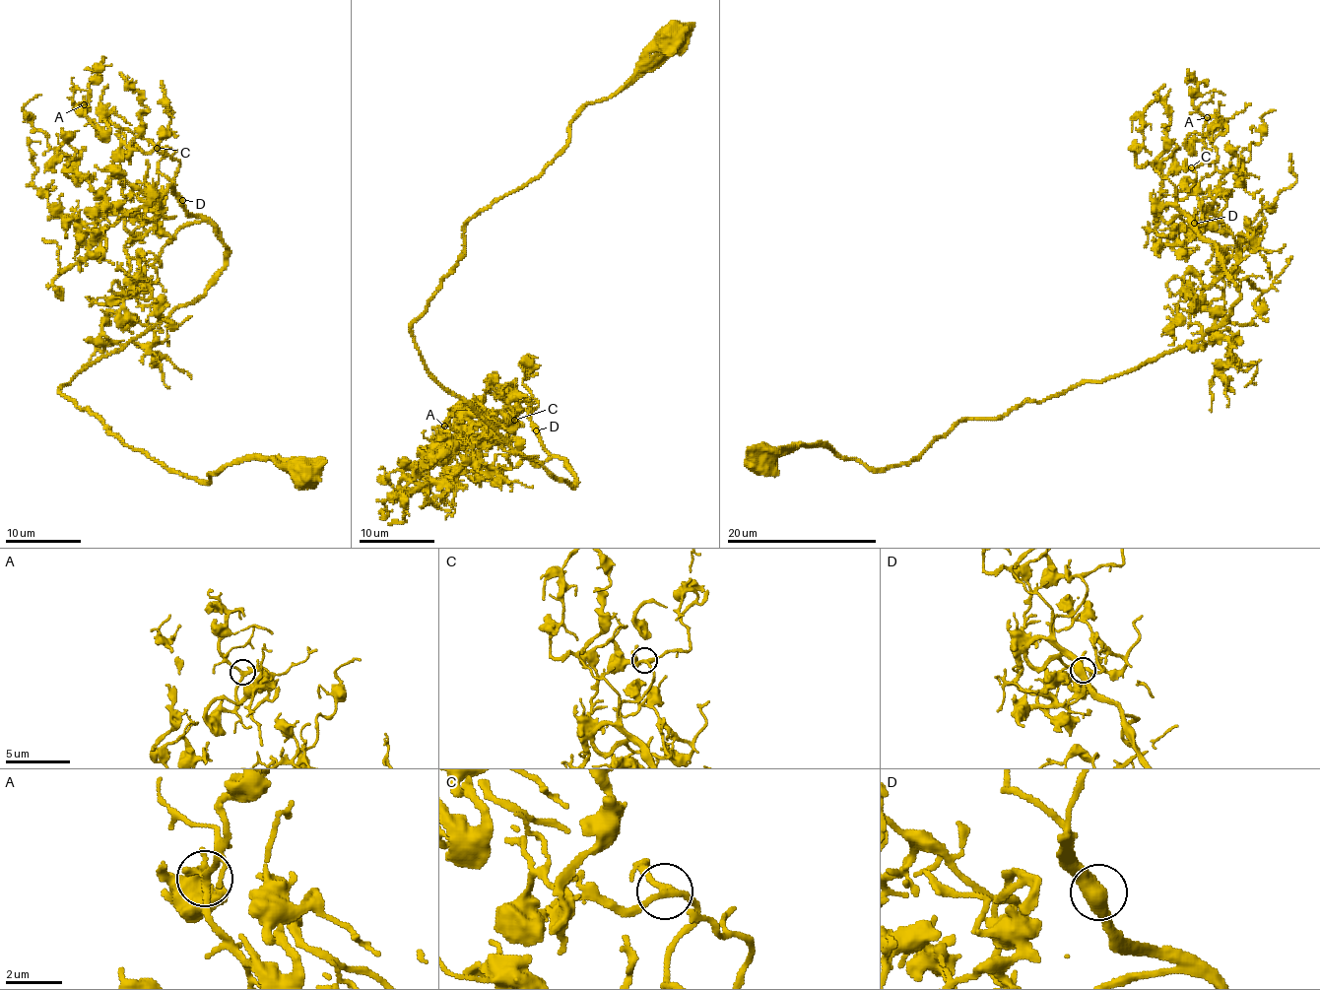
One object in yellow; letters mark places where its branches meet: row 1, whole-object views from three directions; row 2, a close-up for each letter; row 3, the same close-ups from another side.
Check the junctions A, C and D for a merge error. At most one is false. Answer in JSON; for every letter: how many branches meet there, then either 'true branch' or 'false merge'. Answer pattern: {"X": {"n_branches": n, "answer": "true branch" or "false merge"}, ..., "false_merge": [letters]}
{"A": {"n_branches": 3, "answer": "true branch"}, "C": {"n_branches": 3, "answer": "true branch"}, "D": {"n_branches": 2, "answer": "true branch"}, "false_merge": []}

